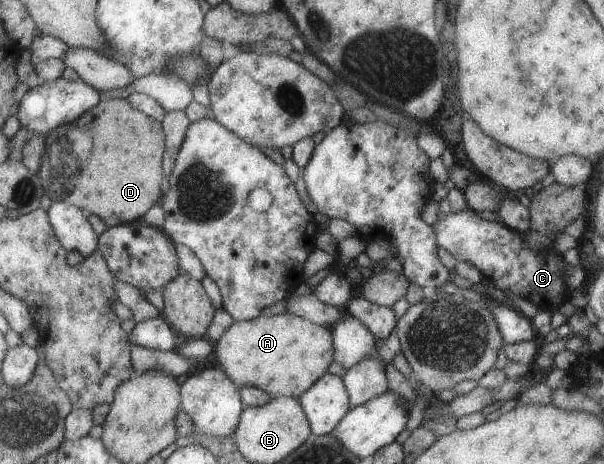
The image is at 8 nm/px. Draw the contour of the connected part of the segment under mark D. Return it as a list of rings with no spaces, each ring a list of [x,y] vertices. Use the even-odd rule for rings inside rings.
[[[126,98],[103,99],[91,111],[94,134],[90,127],[78,129],[74,125],[60,125],[45,137],[46,148],[38,174],[42,187],[52,202],[64,201],[87,215],[96,215],[108,228],[132,223],[144,217],[152,205],[161,202],[163,126],[137,111]],[[94,137],[102,139],[96,139],[96,147],[92,149]]]

